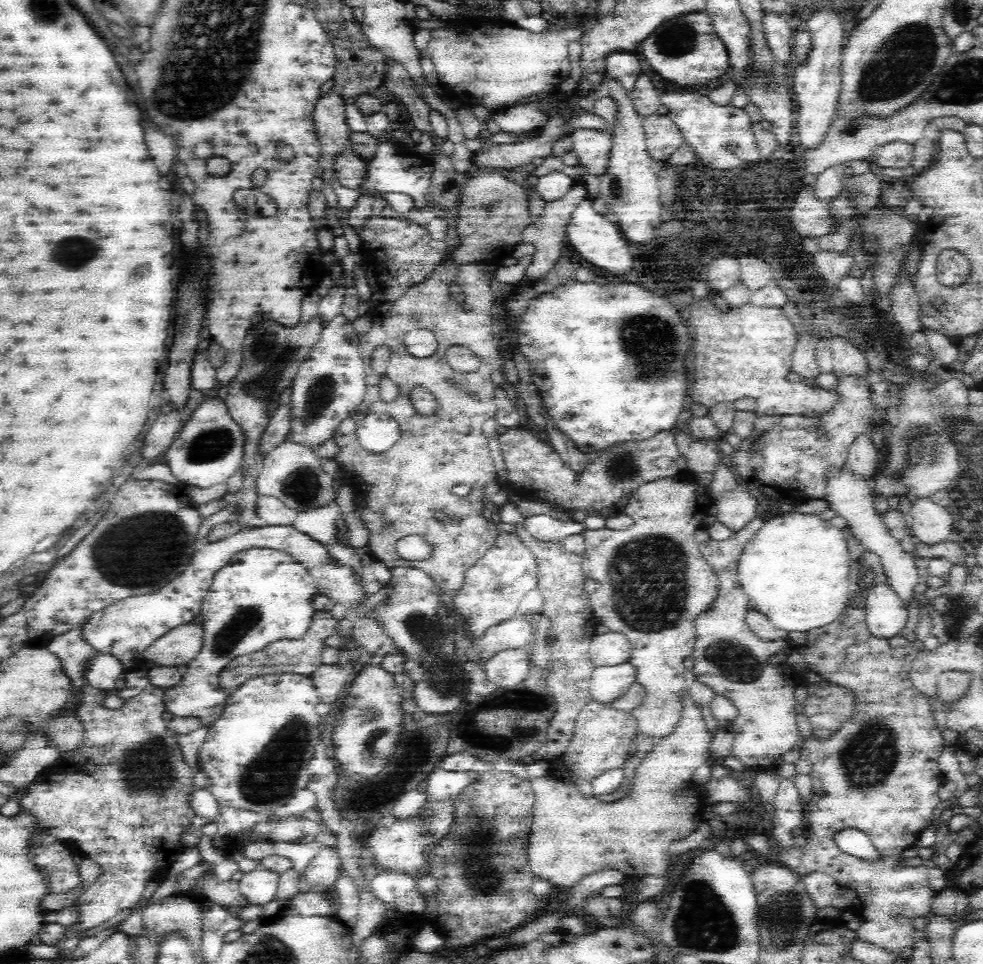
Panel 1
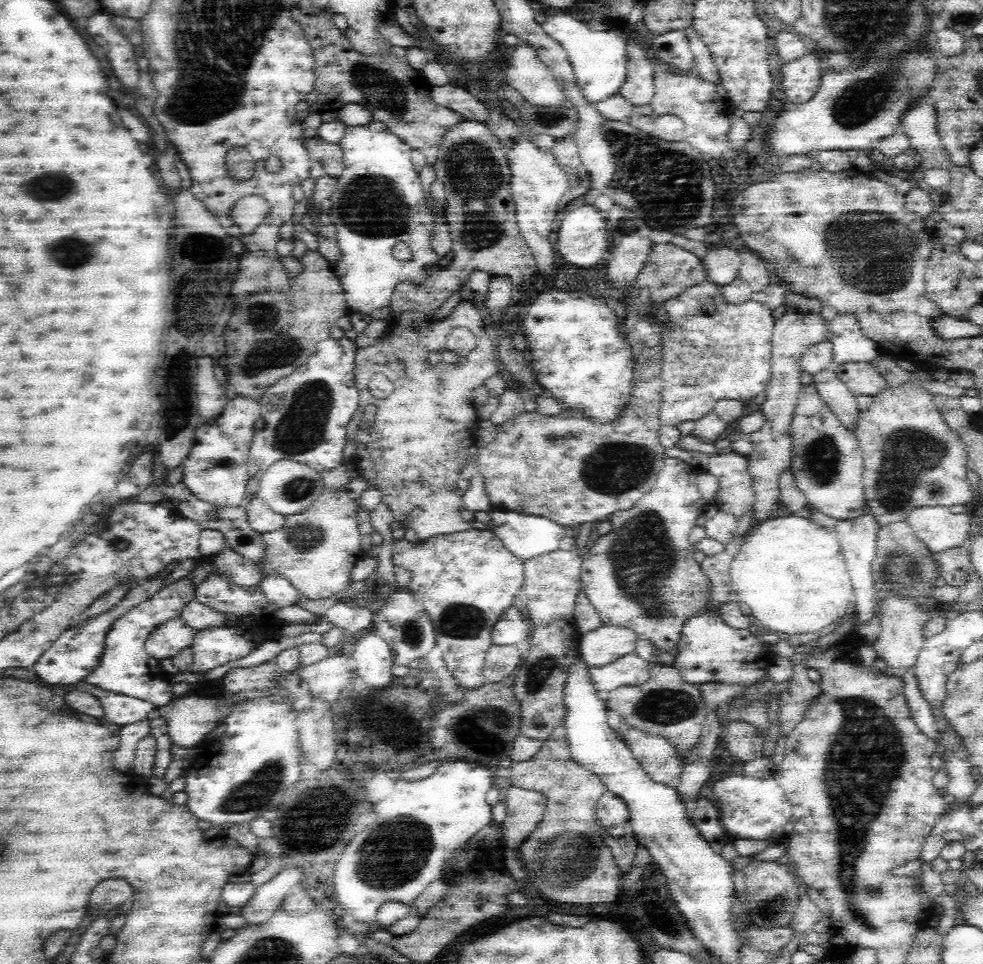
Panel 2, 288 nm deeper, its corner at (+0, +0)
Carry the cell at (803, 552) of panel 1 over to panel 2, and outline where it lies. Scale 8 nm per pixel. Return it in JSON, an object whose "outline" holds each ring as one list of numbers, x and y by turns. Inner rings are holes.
{"outline":[[798,516,762,522,736,554,730,570,732,586,740,602,750,606,754,624,782,638,820,632,828,624,842,620,850,602,856,600,848,576,836,530]]}

